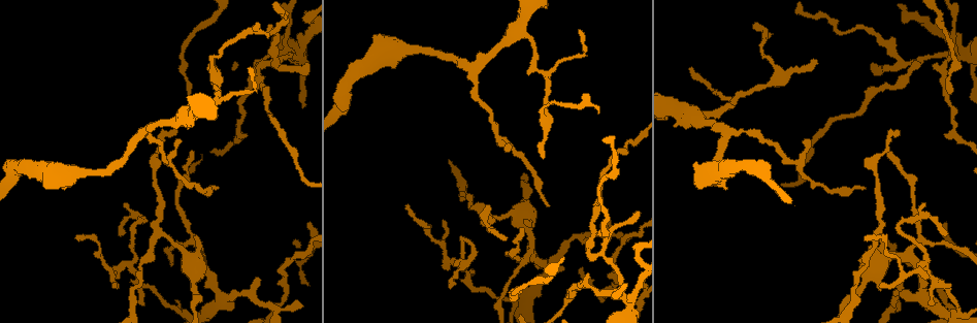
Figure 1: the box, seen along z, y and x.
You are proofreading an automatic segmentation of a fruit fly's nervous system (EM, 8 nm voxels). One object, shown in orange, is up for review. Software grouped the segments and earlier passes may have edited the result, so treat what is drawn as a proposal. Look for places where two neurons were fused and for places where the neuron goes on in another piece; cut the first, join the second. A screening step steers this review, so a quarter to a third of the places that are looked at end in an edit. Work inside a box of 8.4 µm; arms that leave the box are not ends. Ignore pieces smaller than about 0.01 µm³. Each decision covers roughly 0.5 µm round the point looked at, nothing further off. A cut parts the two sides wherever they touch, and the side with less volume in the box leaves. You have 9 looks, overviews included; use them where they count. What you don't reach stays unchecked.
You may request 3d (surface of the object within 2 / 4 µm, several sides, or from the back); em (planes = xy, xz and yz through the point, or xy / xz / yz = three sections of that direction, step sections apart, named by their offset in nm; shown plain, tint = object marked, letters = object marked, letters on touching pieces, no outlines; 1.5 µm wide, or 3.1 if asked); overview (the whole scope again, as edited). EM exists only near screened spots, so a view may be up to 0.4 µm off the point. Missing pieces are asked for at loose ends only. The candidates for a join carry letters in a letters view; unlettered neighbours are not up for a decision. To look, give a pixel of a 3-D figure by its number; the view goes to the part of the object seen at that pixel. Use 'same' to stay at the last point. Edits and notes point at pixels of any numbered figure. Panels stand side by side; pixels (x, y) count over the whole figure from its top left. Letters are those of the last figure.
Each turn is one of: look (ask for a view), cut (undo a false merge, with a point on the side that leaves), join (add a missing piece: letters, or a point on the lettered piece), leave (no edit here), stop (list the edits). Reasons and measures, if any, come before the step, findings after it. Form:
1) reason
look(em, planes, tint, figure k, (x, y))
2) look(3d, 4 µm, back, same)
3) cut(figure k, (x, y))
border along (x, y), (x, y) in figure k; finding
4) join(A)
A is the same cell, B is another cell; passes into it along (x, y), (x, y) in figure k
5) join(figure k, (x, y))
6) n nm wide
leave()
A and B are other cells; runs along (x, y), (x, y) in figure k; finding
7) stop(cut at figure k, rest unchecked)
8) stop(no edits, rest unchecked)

free end
look(3d, 4 µm, figure 1, (873, 62))

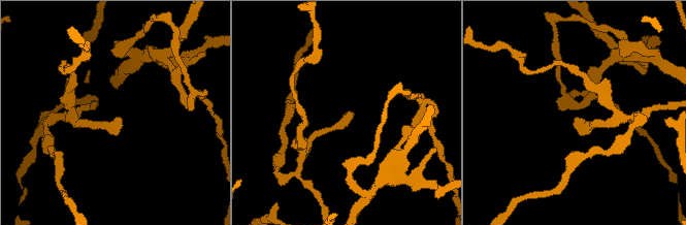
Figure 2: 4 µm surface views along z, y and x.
now the EM
look(em, planes, tint, figure 2, (577, 117))

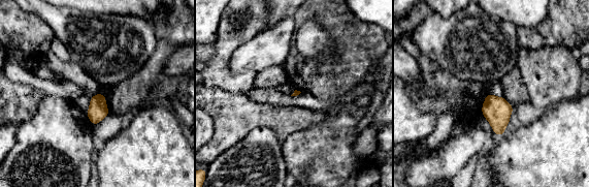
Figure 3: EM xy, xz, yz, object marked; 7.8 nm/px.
what lies round it
look(em, planes, letters, same)

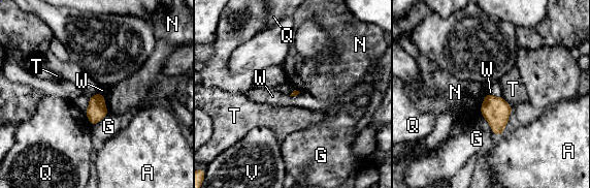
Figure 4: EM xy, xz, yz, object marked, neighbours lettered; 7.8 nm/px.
leave()
A, G, N, Q, T, V and W are other cells; border along (489, 92), (495, 96), (501, 96) in figure 4; no lettered piece goes on from it

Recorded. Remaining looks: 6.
branch stops here
look(3d, 4 µm, figure 1, (771, 36))

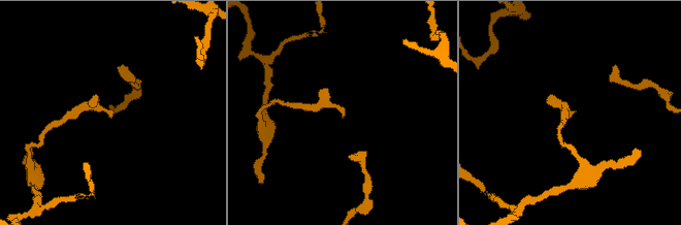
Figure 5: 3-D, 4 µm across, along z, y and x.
look(em, planes, letters, figure 5, (114, 113))

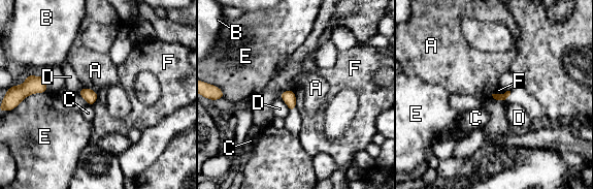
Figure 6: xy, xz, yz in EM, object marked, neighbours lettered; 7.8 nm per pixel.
leave()
A, B, C, D, E and F are other cells; border along (506, 91), (491, 95) in figure 6; no lettered piece goes on from it

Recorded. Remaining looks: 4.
abrupt turn
look(3d, 2 µm, figure 1, (136, 226))

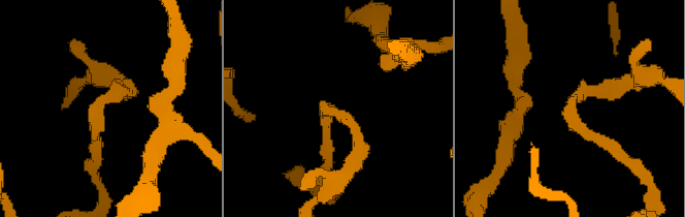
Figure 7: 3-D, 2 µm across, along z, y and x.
look(em, yz, step 8, letters, figure 7, (571, 103))

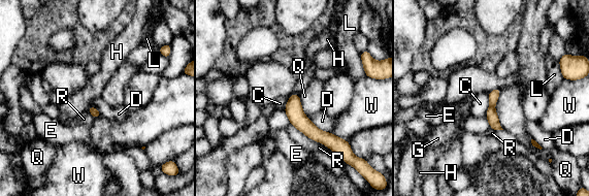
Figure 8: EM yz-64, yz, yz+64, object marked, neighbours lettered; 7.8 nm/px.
another direction
look(em, xz, step 4, letters, same)

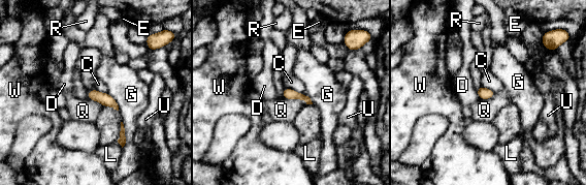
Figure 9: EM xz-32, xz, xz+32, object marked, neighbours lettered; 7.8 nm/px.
leave()
C, D, E, G, L, Q, R, U and W are other cells; border along (285, 87), (303, 94) in figure 9; one neuron here

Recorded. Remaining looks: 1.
free end
look(em, planes, letters, figure 1, (866, 188))

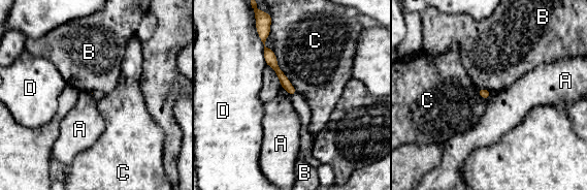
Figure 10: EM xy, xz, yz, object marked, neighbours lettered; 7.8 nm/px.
leave()
A, B, C and D are other cells; runs along (266, 51), (292, 92) in figure 10; none of them fits

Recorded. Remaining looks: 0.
stop(no edits, rest unchecked)

